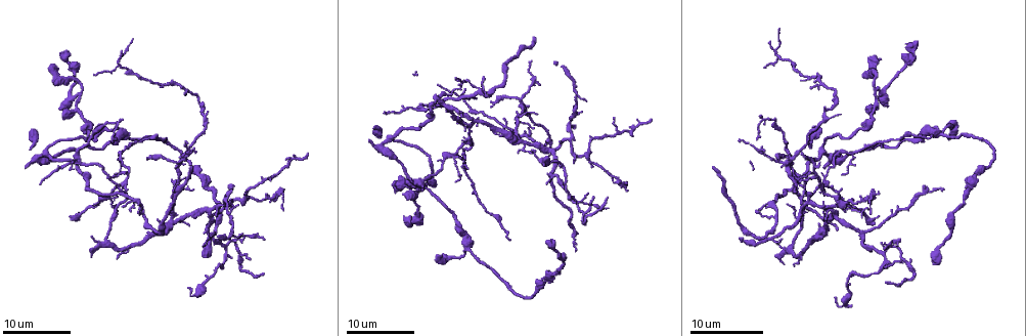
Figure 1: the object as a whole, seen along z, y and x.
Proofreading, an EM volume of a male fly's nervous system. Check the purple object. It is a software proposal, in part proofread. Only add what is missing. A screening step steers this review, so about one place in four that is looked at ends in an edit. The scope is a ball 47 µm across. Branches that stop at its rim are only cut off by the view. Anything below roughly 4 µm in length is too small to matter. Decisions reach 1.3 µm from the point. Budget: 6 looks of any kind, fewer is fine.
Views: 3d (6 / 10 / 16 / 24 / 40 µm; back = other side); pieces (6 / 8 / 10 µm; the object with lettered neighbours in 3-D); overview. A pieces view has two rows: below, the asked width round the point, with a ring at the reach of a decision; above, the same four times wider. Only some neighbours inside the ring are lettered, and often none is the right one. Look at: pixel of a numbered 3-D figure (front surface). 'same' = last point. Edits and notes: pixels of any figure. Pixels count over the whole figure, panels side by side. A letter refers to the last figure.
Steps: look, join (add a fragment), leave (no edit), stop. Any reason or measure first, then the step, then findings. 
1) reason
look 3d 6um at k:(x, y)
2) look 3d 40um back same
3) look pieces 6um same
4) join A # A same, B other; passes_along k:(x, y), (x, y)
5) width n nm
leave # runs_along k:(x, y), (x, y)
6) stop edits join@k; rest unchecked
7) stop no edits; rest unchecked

tapers out
look 3d 16um at 1:(132, 210)

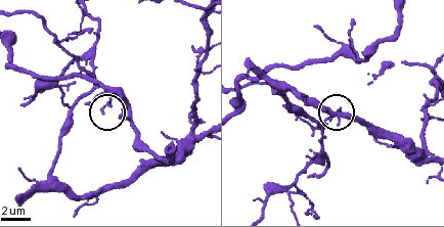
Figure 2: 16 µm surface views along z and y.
look pieces 10um at 2:(102, 111)

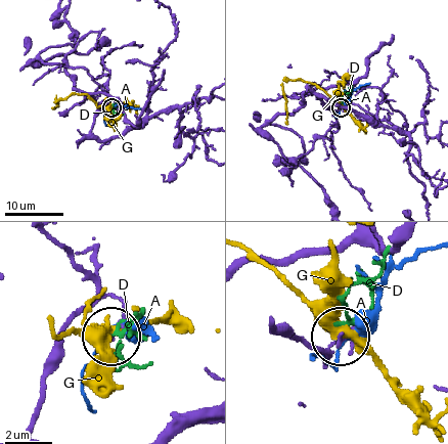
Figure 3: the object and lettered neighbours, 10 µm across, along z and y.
leave # A other, D other, G other; none of them fits

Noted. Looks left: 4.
tapers out
look 3d 16um at 1:(845, 209)

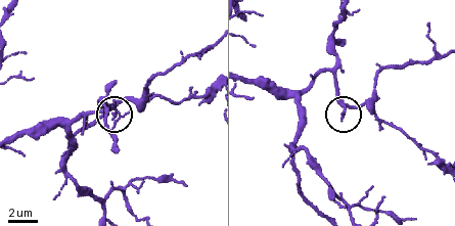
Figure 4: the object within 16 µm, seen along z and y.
see the neighbours
look pieces 8um at 4:(341, 119)

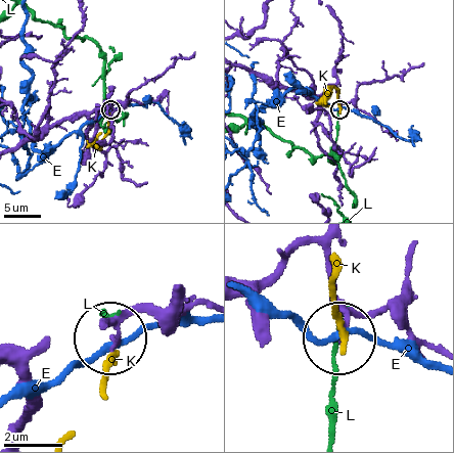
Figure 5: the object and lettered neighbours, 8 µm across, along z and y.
width 160 nm
leave # E other, K other, L other; none of them fits

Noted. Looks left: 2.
an open end
look 3d 16um at 1:(573, 127)

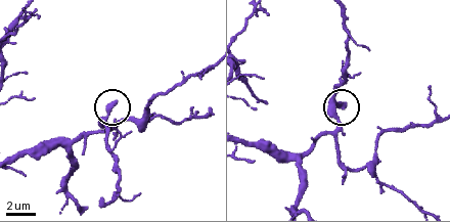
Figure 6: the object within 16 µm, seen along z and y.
look pieces 8um at 6:(116, 103)

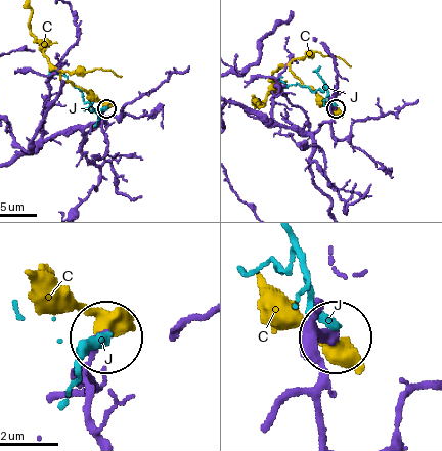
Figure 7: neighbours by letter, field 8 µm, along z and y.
leave # C other, J other; runs_along 7:(239, 103), (274, 123), (307, 132), (328, 121), (334, 108); none of them fits

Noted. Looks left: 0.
stop no edits; rest unchecked

